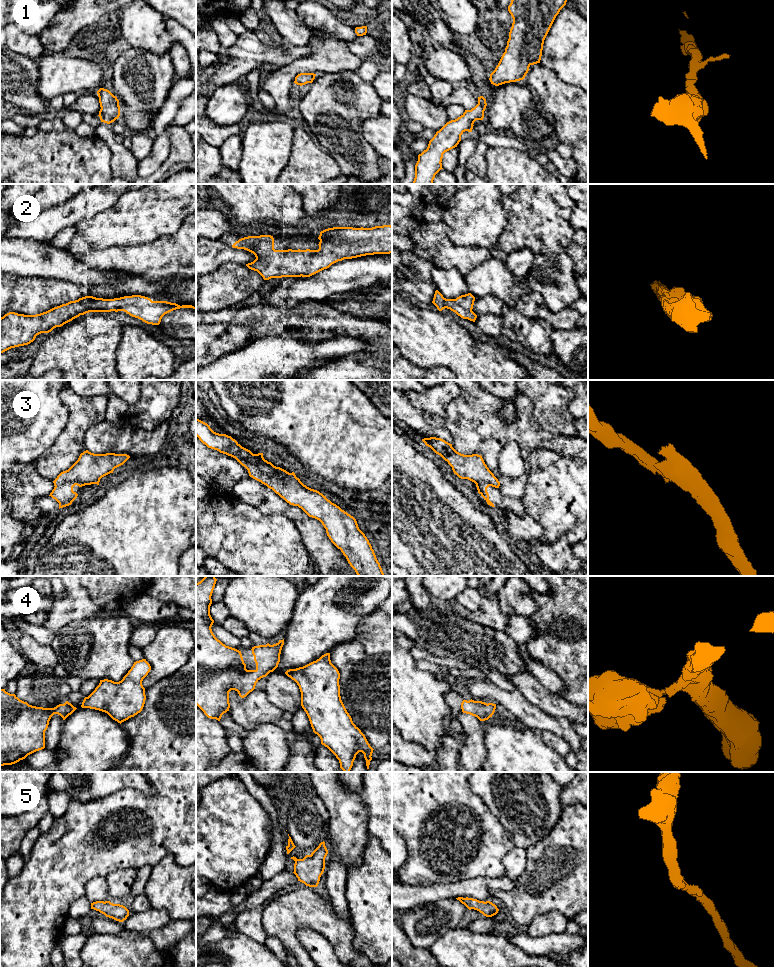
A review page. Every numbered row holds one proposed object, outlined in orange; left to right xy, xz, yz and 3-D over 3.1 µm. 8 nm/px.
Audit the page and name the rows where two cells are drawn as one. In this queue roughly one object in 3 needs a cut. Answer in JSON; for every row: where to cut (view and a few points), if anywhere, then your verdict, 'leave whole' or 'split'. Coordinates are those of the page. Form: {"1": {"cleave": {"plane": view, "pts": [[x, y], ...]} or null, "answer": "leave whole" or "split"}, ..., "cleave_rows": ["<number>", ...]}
{"1": {"cleave": null, "answer": "leave whole"}, "2": {"cleave": null, "answer": "leave whole"}, "3": {"cleave": {"plane": "xz", "pts": [[237, 459], [254, 464], [264, 474], [274, 473]]}, "answer": "split"}, "4": {"cleave": null, "answer": "leave whole"}, "5": {"cleave": null, "answer": "leave whole"}, "cleave_rows": ["3"]}

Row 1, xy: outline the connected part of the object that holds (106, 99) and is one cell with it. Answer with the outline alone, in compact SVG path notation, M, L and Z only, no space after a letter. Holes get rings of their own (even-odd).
M100 88L97 91L100 103L99 117L101 122L110 124L120 116L119 100L109 90Z

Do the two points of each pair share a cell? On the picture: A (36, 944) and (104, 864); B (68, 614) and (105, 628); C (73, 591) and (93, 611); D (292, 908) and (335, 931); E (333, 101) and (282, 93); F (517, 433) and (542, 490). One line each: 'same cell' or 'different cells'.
A: same cell
B: different cells
C: same cell
D: same cell
E: different cells
F: different cells

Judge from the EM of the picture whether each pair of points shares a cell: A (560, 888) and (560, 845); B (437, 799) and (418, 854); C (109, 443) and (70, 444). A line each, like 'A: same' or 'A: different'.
A: same
B: same
C: different

